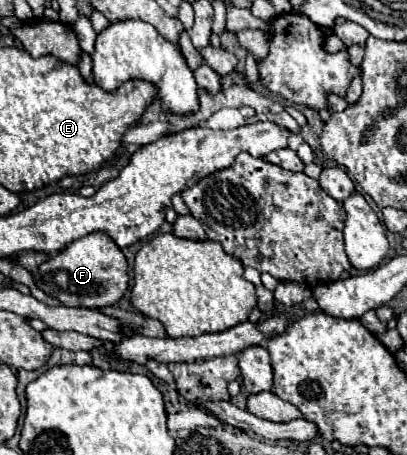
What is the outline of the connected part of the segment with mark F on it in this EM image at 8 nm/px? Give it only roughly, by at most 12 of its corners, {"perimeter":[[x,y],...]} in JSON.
{"perimeter":[[107,234],[45,260],[33,282],[63,306],[101,308],[127,290]]}

